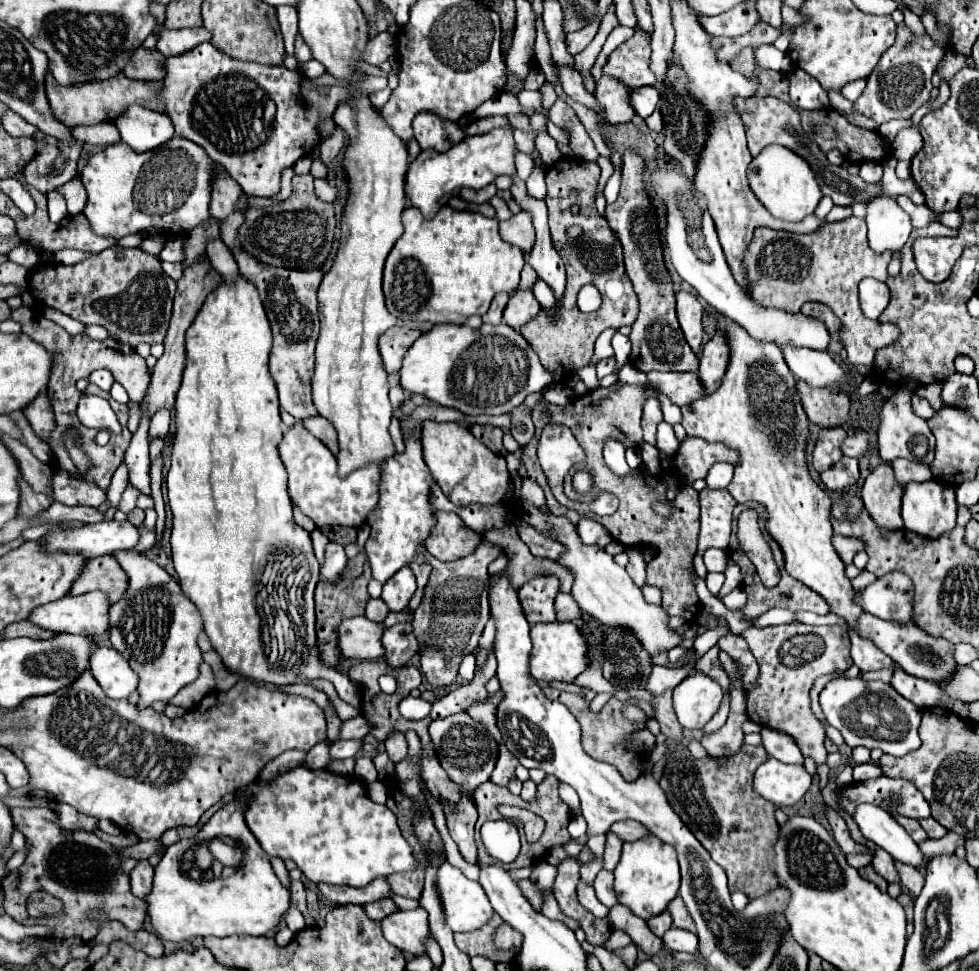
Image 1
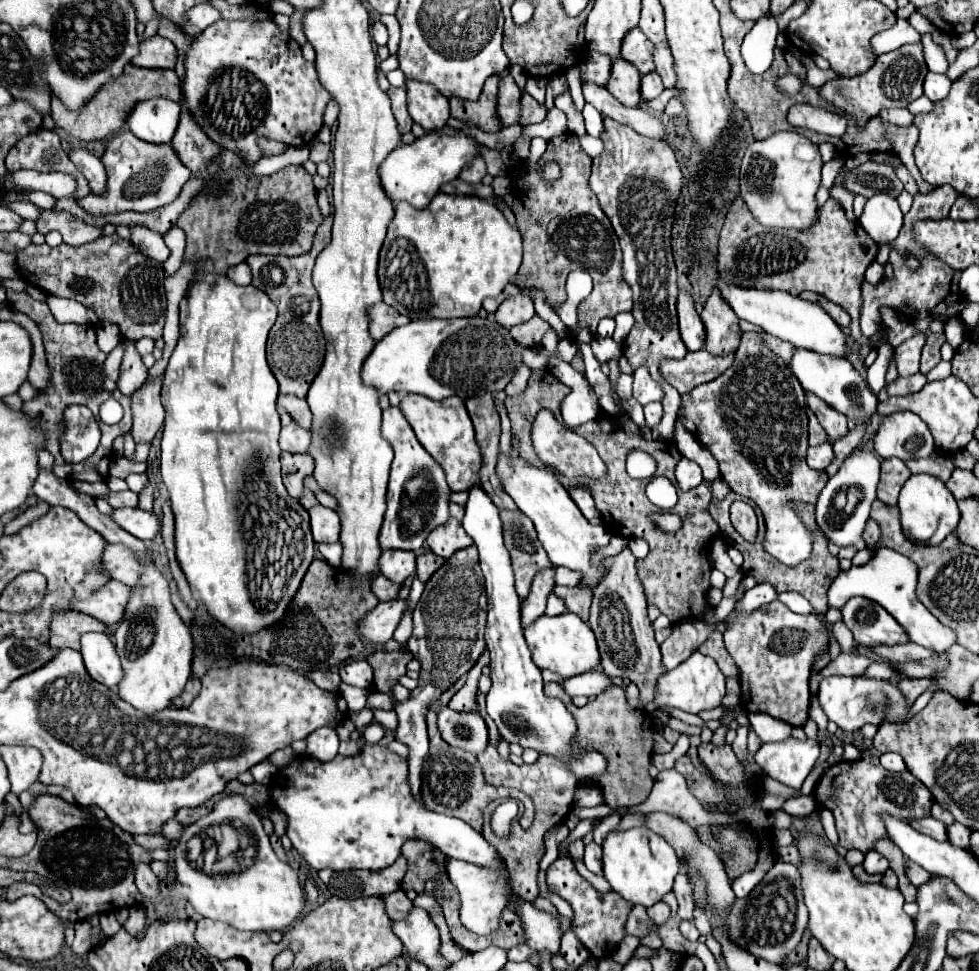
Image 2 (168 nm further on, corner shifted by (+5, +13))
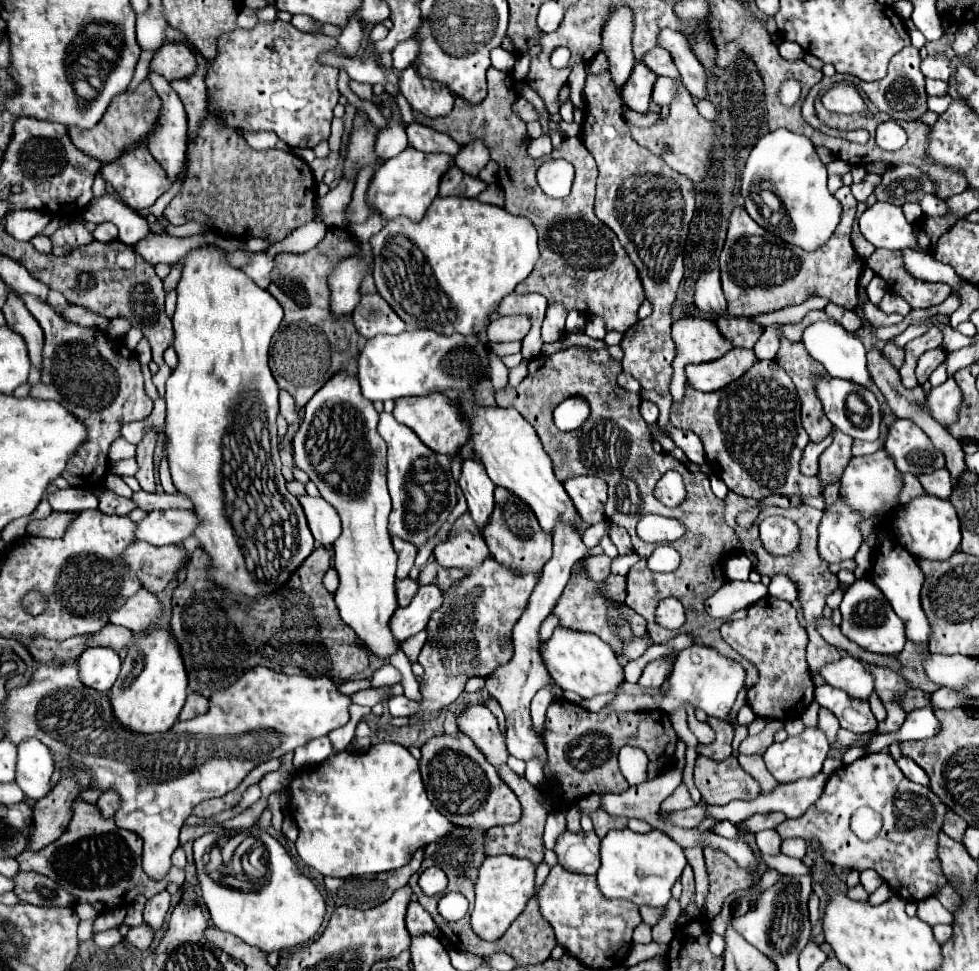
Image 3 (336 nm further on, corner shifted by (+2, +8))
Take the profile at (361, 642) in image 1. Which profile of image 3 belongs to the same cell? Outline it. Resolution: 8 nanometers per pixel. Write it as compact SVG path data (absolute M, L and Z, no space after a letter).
M436 585L420 587L408 607L398 607L394 611L390 619L390 631L394 639L402 643L408 637L420 633L426 627L430 613L436 611L440 605L442 605L442 591Z

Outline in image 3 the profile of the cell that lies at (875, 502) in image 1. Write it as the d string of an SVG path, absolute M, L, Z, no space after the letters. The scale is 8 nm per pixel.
M902 473L902 481L904 481L904 485L902 485L902 491L898 495L900 505L906 505L910 499L914 499L918 495L924 495L924 489L922 489L922 485L920 485L916 475L904 475Z

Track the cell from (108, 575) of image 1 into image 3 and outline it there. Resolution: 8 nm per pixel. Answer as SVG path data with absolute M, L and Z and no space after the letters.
M134 541L122 555L130 571L140 579L142 587L152 593L160 593L176 575L186 559L184 547L166 545L154 547L144 541Z

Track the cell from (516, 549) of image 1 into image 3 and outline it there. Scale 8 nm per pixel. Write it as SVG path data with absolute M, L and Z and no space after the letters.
M598 555L598 557L584 557L582 561L580 561L580 565L584 567L584 573L592 579L592 581L596 581L596 583L600 583L600 581L606 581L606 577L610 575L610 559L606 557L606 555Z

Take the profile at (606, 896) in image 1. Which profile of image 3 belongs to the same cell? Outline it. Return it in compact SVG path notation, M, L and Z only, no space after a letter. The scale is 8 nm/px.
M566 830L556 843L558 863L574 873L596 875L600 867L600 839L594 833L574 833Z

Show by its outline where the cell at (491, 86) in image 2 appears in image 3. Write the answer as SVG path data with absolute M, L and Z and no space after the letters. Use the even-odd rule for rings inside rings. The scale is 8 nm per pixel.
M488 69L488 81L496 81L496 97L484 99L480 105L470 105L464 99L456 97L454 109L446 117L426 119L416 113L422 125L428 125L440 133L450 135L460 145L468 145L470 141L480 139L488 151L492 161L498 163L498 181L506 193L506 211L512 215L526 217L538 231L540 259L534 271L516 287L516 293L540 293L548 299L548 303L560 303L564 309L578 311L584 317L598 315L606 323L606 331L624 333L638 319L638 307L644 303L644 289L638 279L638 271L628 259L624 247L620 245L616 233L612 233L596 215L594 215L594 187L596 187L596 161L584 147L578 137L564 137L562 145L556 147L548 157L566 159L574 165L576 177L568 197L552 199L548 197L536 183L536 169L544 163L544 159L528 157L524 145L528 145L526 125L514 115L512 103L516 101L514 79L510 73ZM574 281L582 281L584 287L580 291L574 289Z

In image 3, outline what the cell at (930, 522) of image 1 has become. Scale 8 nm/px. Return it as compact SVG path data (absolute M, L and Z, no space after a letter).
M920 495L908 505L900 507L894 517L894 533L898 541L916 557L916 559L948 559L960 545L960 521L956 509L948 499L936 499L936 495Z

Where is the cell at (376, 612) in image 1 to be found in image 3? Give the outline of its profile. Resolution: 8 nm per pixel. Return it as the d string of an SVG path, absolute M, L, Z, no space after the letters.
M410 577L404 581L396 581L396 597L398 597L398 605L408 605L412 601L412 597L418 591L418 581L412 581Z

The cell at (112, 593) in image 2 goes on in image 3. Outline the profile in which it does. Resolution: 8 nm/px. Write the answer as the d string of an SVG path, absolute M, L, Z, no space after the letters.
M146 589L136 591L130 599L126 599L124 607L116 609L110 615L110 623L122 625L130 631L146 631L152 629L160 617L160 601L154 593L148 593Z

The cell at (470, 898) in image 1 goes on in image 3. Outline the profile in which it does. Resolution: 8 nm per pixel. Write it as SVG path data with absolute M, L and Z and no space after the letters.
M510 855L486 857L478 867L478 877L474 883L476 903L472 911L472 931L484 941L496 941L510 923L524 911L528 899L534 895L534 871L536 867L528 859L518 859Z

